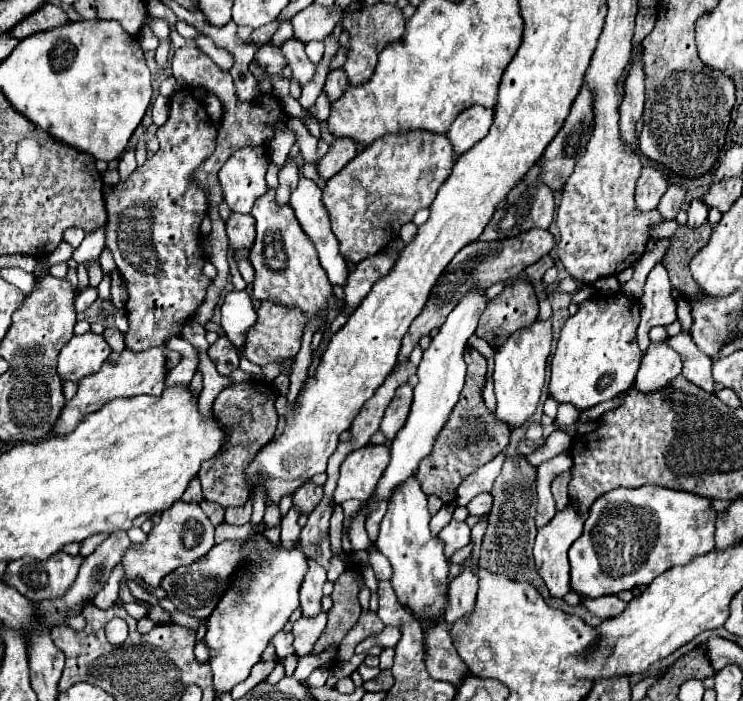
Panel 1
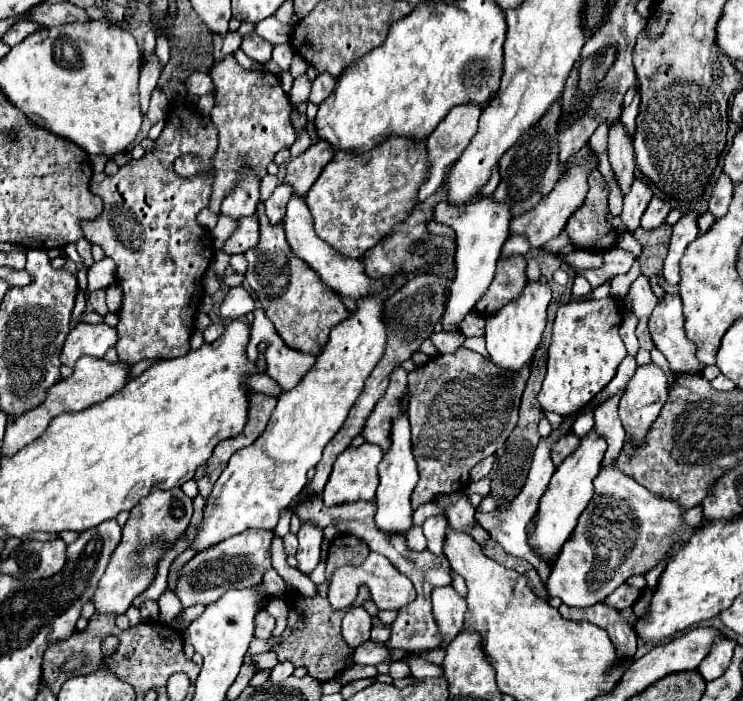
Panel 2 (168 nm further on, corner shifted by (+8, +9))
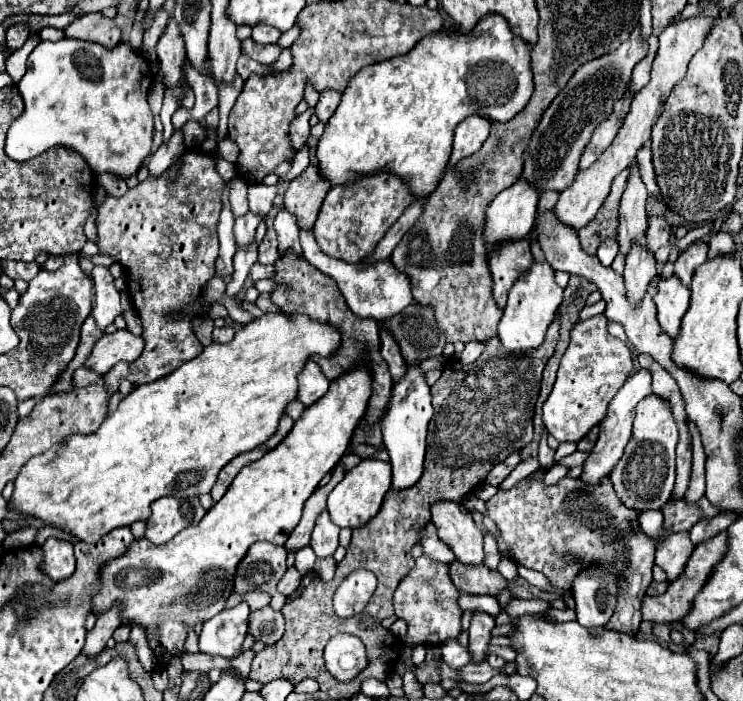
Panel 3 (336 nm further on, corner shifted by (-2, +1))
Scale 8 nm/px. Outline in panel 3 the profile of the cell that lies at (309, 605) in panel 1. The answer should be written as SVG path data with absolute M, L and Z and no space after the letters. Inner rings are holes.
M322 512L322 516L318 516L318 524L314 526L310 540L310 546L318 558L326 558L334 554L334 550L338 548L338 532L340 528L334 526L328 512Z

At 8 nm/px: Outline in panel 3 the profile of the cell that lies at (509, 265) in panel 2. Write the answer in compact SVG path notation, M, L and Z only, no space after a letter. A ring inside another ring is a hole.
M516 240L514 244L506 244L506 248L500 248L498 252L494 252L488 264L494 280L492 294L498 308L506 306L508 290L532 266L532 262L534 258L532 258L528 240Z

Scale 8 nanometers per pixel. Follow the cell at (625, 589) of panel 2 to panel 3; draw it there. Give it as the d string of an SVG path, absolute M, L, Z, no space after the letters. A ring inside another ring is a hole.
M720 532L712 540L698 544L694 548L684 572L668 584L668 590L664 594L644 596L644 600L642 600L642 620L650 620L650 622L658 622L658 624L678 622L686 614L686 608L690 608L690 600L698 594L698 588L702 588L702 584L706 582L706 576L710 576L710 568L714 568L714 564L718 564L718 560L722 558L722 552L726 552L726 532Z

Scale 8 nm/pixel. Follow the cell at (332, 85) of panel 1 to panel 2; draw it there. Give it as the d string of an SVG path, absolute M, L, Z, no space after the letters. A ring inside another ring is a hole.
M320 74L314 78L312 82L312 88L310 88L310 96L308 96L308 102L312 104L320 104L336 86L336 80L330 76L330 74Z

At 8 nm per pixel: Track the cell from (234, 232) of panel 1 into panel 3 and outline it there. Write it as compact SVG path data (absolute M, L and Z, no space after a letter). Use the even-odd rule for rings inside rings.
M268 228L260 248L258 248L258 262L260 264L272 264L280 258L280 252L278 252L278 242L276 242L276 232L272 228Z

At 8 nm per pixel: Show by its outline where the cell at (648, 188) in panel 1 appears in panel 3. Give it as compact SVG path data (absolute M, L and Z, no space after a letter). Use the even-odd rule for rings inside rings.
M638 242L630 246L630 252L626 256L626 266L624 266L624 280L626 280L626 290L632 302L642 300L642 292L646 292L648 282L656 274L658 274L656 260L646 250L646 246Z

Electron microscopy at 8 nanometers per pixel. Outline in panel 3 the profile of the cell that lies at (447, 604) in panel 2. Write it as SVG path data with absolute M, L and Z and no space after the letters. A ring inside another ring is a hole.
M448 638L442 642L442 658L450 668L462 668L470 662L470 654L466 646L458 642L458 638Z

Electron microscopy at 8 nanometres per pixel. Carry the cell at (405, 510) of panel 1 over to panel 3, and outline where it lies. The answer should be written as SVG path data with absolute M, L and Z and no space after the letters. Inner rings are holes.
M408 366L408 374L392 388L392 400L382 420L384 446L390 454L394 490L408 490L420 480L424 470L426 430L428 430L428 422L432 414L434 414L434 408L430 404L430 386L424 380L424 372L418 366Z

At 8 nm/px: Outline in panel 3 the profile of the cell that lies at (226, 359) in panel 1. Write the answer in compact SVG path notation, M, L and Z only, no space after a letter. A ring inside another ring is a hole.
M230 326L214 328L214 332L212 332L212 340L214 340L214 342L220 342L220 344L230 342L232 338L234 338L234 328L230 328Z

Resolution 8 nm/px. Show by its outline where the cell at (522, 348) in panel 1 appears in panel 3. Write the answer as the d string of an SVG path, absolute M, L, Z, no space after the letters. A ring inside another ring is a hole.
M534 262L510 288L504 316L498 324L498 338L508 352L524 352L538 348L544 342L548 326L556 320L556 310L562 304L562 288L554 284L554 270L550 264Z

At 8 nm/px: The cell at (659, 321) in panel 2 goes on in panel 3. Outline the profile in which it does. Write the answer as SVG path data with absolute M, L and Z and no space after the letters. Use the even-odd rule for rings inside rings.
M672 276L668 280L660 280L654 302L658 306L660 328L670 338L676 338L680 332L682 318L690 306L690 288L682 286L676 276Z

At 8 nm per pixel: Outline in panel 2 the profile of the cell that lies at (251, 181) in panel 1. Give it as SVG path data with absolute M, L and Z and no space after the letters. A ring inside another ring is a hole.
M244 170L240 184L224 198L220 212L234 220L256 214L256 204L260 202L258 188L260 188L258 176L252 176L252 172Z

